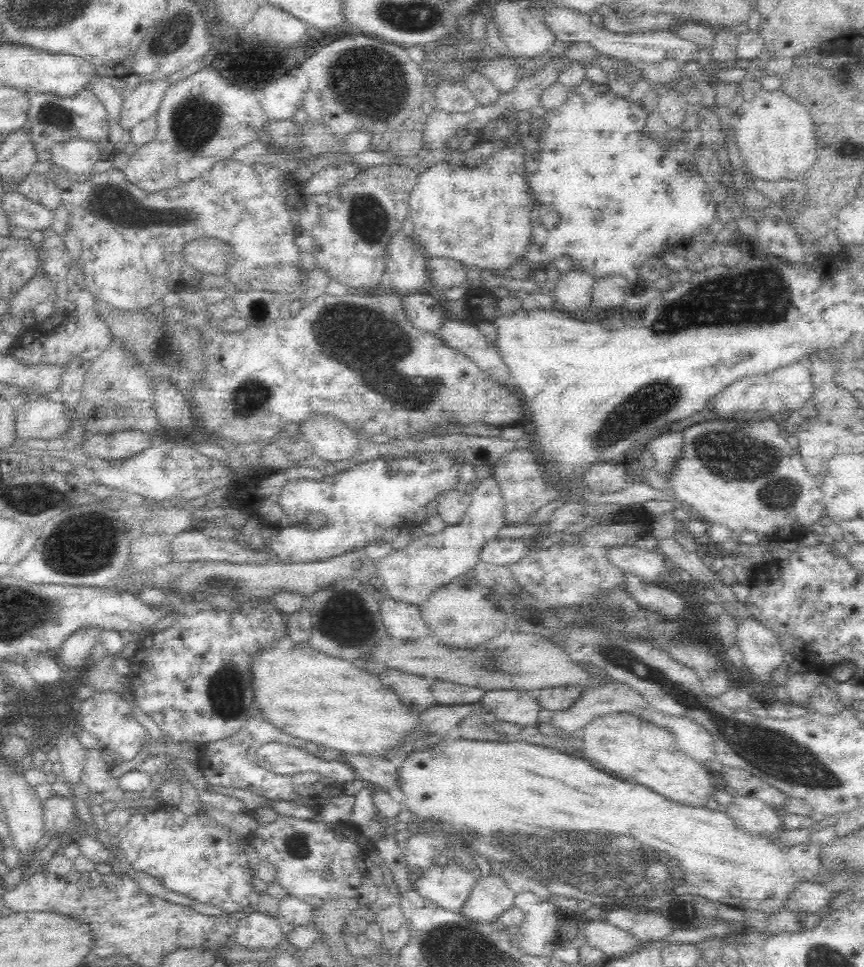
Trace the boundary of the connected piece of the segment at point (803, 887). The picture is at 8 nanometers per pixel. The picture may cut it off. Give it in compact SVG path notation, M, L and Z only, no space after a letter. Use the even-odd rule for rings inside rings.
M812 880L796 882L794 890L784 900L784 908L800 912L816 912L828 906L832 900L832 890L821 883Z

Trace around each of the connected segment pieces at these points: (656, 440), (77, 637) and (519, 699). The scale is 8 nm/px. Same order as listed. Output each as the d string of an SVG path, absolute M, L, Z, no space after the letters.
M670 431L668 434L656 434L647 441L647 446L656 461L655 473L668 476L672 472L682 450L682 436L682 431Z
M84 626L72 632L54 654L60 665L68 669L84 670L92 647L99 643L100 631L97 626Z
M516 690L486 691L479 701L482 712L492 715L498 722L510 722L522 728L536 726L541 707L533 692Z

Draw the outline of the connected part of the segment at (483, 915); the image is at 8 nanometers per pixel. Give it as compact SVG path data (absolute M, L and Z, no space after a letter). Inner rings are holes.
M492 874L489 876L479 875L472 892L470 892L466 902L460 908L460 915L474 923L484 925L491 925L494 922L498 923L499 916L515 905L516 895L514 891L508 888L502 877L493 876Z

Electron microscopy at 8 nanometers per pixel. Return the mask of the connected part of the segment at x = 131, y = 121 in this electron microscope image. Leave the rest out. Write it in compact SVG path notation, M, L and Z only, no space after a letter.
M174 78L148 81L138 86L130 84L129 88L136 88L136 90L128 94L128 98L122 103L120 118L117 120L120 126L129 133L136 124L152 118L158 112L164 92L168 86L172 86L173 80Z

